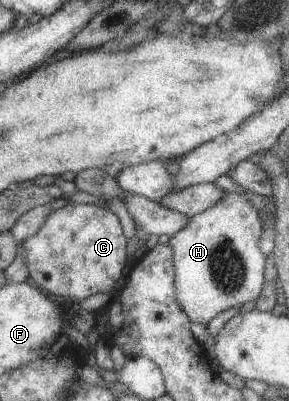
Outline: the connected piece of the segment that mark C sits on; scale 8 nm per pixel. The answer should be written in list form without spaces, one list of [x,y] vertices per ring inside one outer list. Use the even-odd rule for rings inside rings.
[[[71,203],[62,209],[52,210],[41,230],[26,238],[21,247],[24,248],[25,262],[31,278],[39,284],[39,288],[50,296],[59,296],[67,300],[85,300],[97,293],[115,293],[117,282],[123,276],[128,262],[127,239],[119,218],[109,209],[90,204]]]

